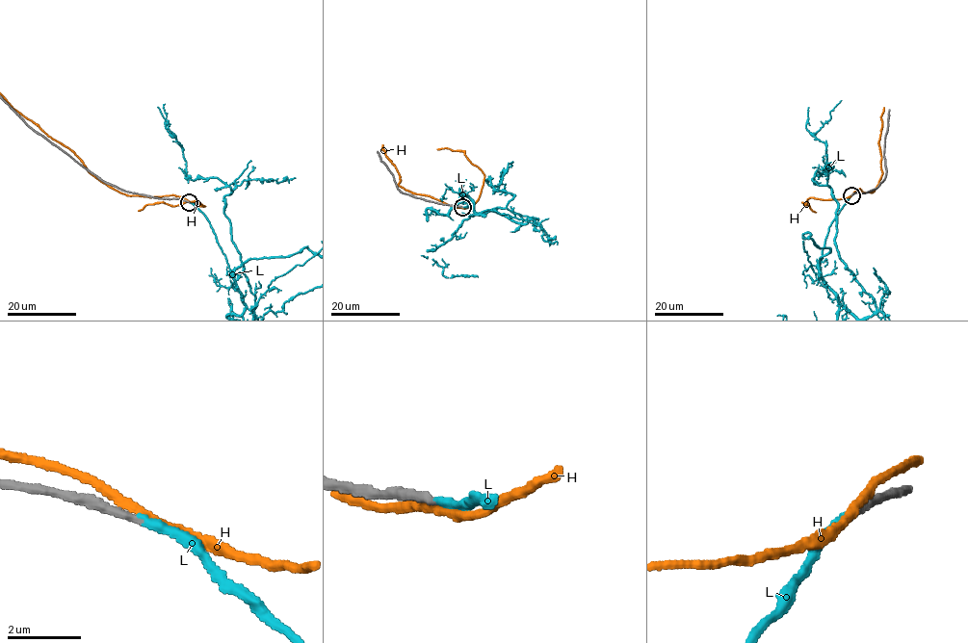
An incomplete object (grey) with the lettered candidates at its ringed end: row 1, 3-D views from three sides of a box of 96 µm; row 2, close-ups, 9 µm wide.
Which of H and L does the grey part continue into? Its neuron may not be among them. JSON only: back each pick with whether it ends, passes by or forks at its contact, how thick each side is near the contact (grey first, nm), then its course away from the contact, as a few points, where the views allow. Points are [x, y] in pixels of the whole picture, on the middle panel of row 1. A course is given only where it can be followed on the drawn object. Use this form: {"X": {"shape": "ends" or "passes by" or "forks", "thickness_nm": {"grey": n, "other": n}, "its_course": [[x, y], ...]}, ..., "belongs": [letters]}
{"L": {"shape": "ends", "thickness_nm": {"grey": 200, "other": 240}}, "belongs": ["L"]}

